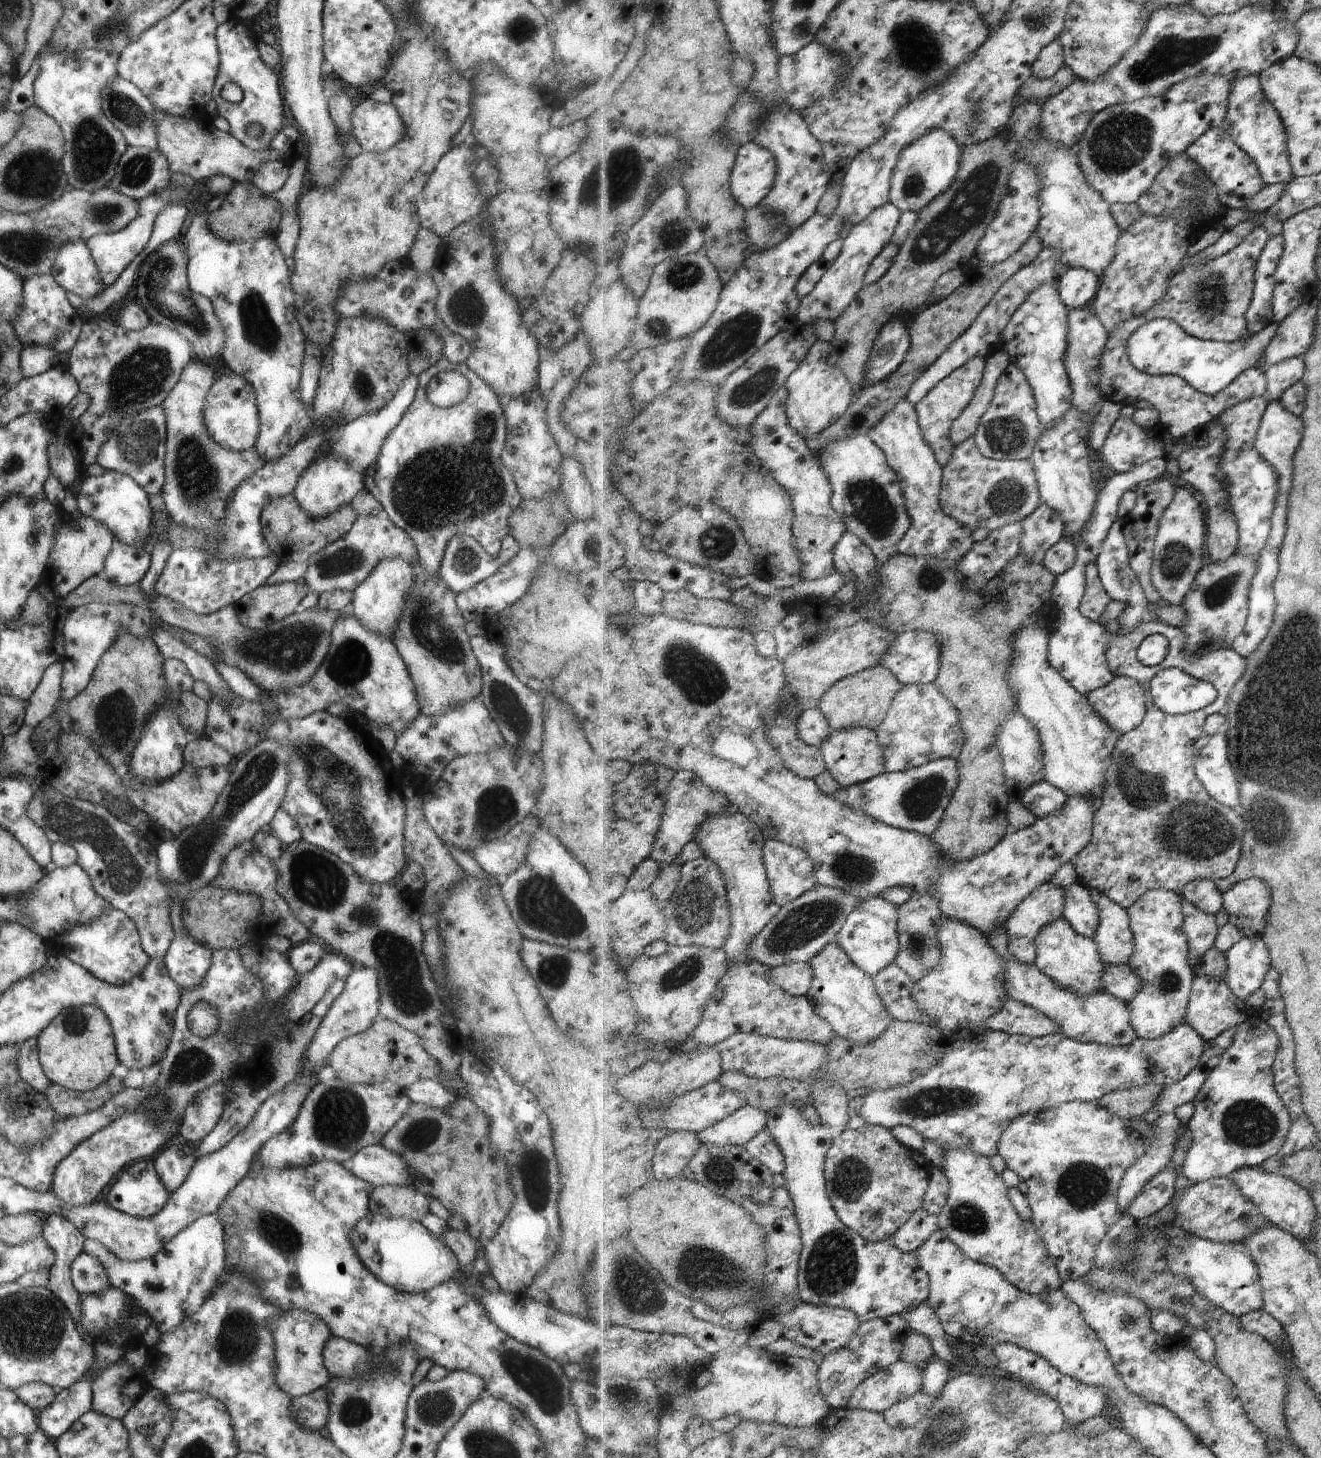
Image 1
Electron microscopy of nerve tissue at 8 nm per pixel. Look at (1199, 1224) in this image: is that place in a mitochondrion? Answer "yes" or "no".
no

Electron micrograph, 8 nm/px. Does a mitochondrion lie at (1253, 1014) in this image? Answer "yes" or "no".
no

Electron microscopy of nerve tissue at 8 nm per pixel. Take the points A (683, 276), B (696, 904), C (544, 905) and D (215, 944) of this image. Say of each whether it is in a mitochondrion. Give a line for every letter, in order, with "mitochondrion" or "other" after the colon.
A: mitochondrion
B: mitochondrion
C: mitochondrion
D: other

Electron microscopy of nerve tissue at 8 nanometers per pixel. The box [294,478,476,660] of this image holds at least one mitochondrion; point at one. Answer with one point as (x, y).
(344, 560)

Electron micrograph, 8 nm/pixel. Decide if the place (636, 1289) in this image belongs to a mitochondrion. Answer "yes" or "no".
yes

